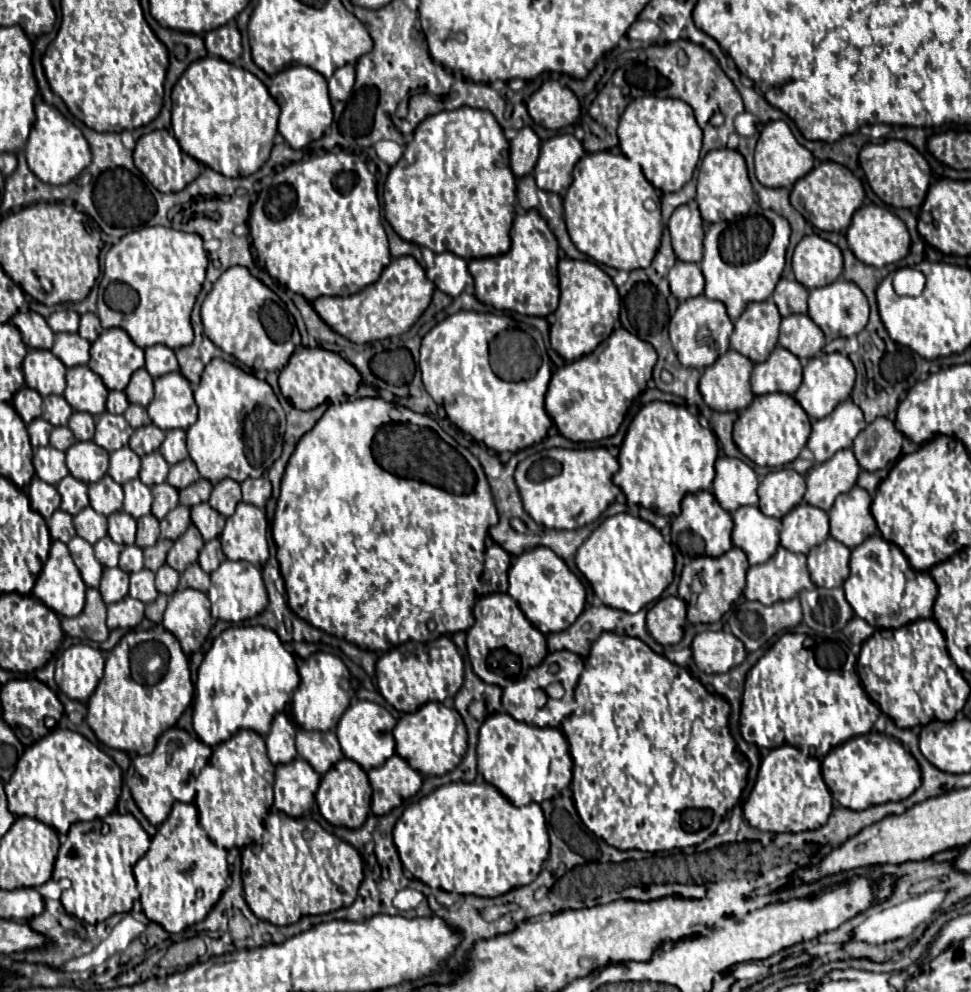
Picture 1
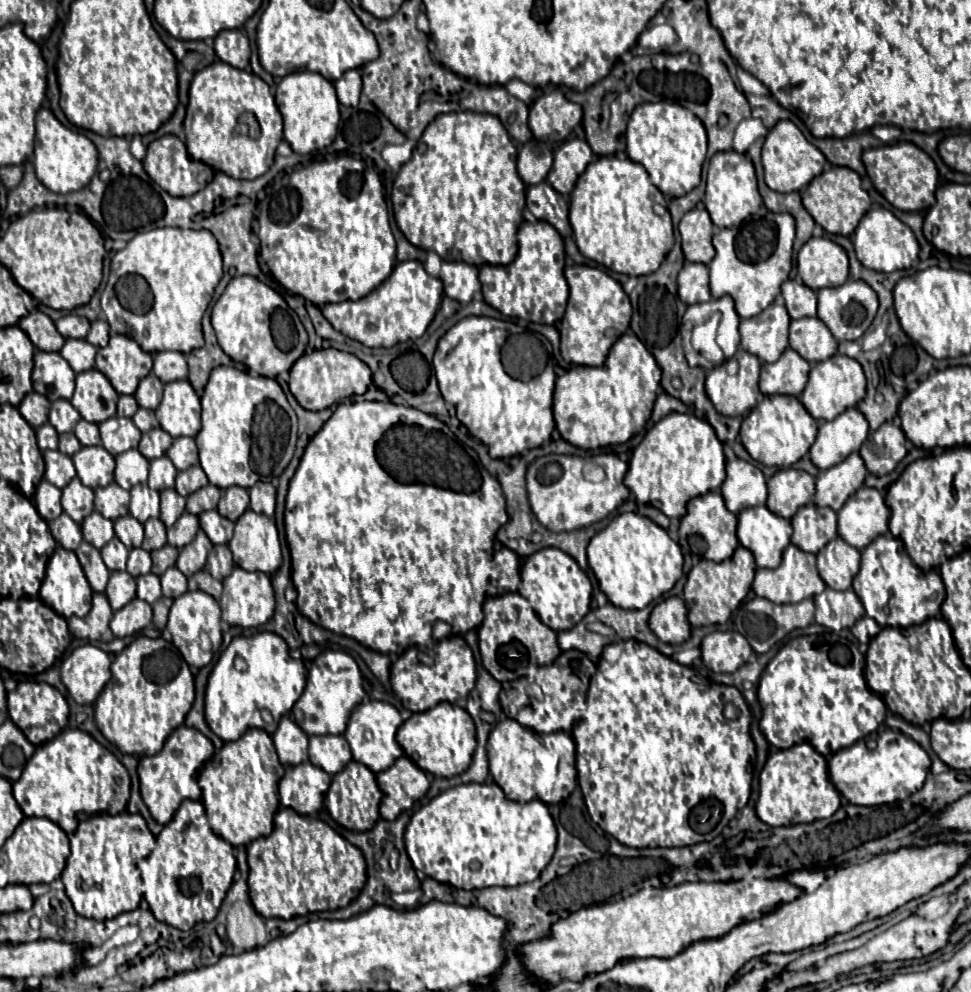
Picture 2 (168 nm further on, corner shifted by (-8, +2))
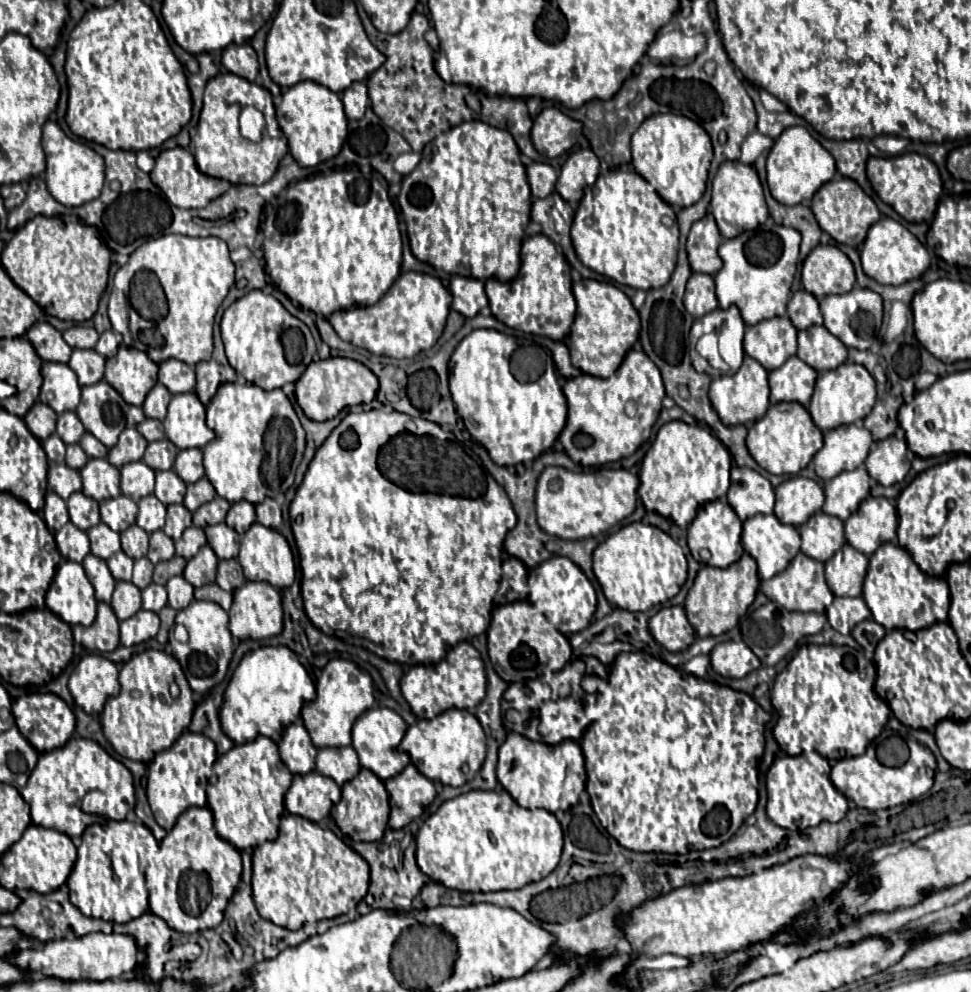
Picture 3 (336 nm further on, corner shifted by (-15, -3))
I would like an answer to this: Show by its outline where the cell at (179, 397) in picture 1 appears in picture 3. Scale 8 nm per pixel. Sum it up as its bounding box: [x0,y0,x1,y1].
[163,391,215,449]

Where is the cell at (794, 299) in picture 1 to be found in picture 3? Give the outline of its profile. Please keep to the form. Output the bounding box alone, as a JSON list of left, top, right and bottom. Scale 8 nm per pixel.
[787,291,823,329]

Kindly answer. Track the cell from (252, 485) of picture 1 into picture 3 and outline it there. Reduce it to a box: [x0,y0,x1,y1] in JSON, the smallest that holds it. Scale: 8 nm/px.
[255,497,281,529]

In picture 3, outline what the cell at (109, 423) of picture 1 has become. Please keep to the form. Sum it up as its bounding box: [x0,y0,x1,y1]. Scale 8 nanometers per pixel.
[107,427,147,467]

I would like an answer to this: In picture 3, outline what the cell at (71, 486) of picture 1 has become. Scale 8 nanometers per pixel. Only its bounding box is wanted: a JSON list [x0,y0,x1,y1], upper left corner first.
[67,491,101,531]

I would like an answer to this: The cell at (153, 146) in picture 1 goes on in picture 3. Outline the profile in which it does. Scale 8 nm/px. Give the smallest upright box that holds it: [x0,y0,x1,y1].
[151,147,225,209]

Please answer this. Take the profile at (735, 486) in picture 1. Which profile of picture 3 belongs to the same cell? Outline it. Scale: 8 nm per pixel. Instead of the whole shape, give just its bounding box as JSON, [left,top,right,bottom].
[727,467,775,521]

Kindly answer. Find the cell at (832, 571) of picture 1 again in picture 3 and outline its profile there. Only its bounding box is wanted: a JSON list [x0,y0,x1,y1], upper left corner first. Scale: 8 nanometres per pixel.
[825,543,869,597]

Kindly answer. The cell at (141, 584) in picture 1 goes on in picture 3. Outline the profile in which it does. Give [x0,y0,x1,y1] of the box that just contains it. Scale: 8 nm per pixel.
[143,583,167,613]

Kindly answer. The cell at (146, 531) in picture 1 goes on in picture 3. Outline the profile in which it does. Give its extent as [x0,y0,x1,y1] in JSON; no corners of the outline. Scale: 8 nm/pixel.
[149,529,175,563]

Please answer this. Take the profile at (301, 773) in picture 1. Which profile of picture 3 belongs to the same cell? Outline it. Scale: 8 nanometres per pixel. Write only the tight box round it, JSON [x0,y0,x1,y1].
[285,771,341,823]

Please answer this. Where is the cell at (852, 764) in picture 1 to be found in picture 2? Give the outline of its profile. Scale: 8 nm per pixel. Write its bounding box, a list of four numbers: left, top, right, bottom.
[828,728,930,806]

